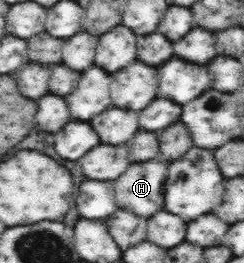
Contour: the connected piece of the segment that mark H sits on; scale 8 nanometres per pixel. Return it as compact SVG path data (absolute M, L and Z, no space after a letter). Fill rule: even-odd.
M147 161L129 165L129 169L113 181L115 199L121 209L141 217L151 217L163 209L163 185L167 179L167 163Z

